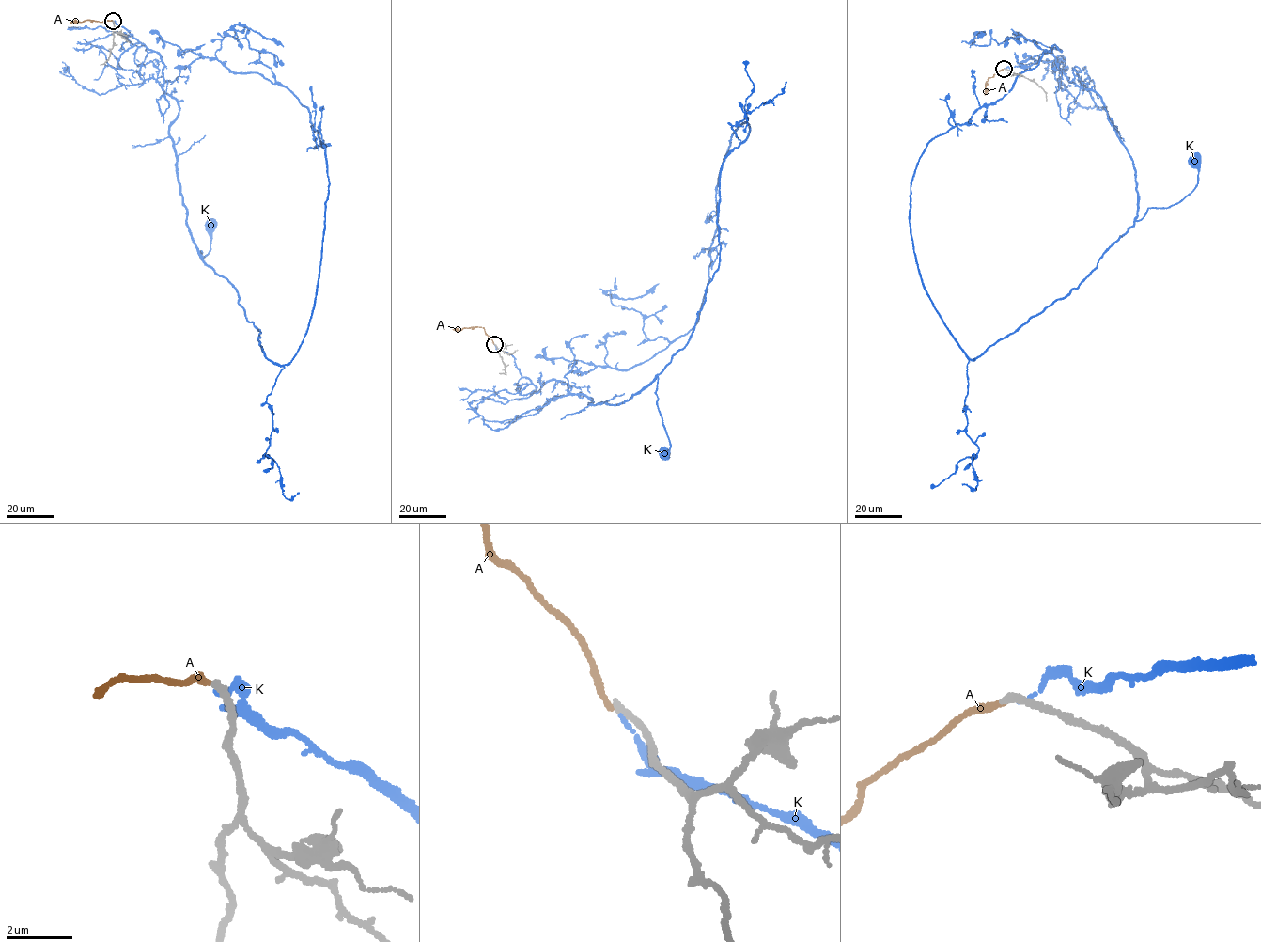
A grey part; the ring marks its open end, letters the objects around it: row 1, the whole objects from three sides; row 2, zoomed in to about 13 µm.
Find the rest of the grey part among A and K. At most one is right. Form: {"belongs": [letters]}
{"belongs": []}

